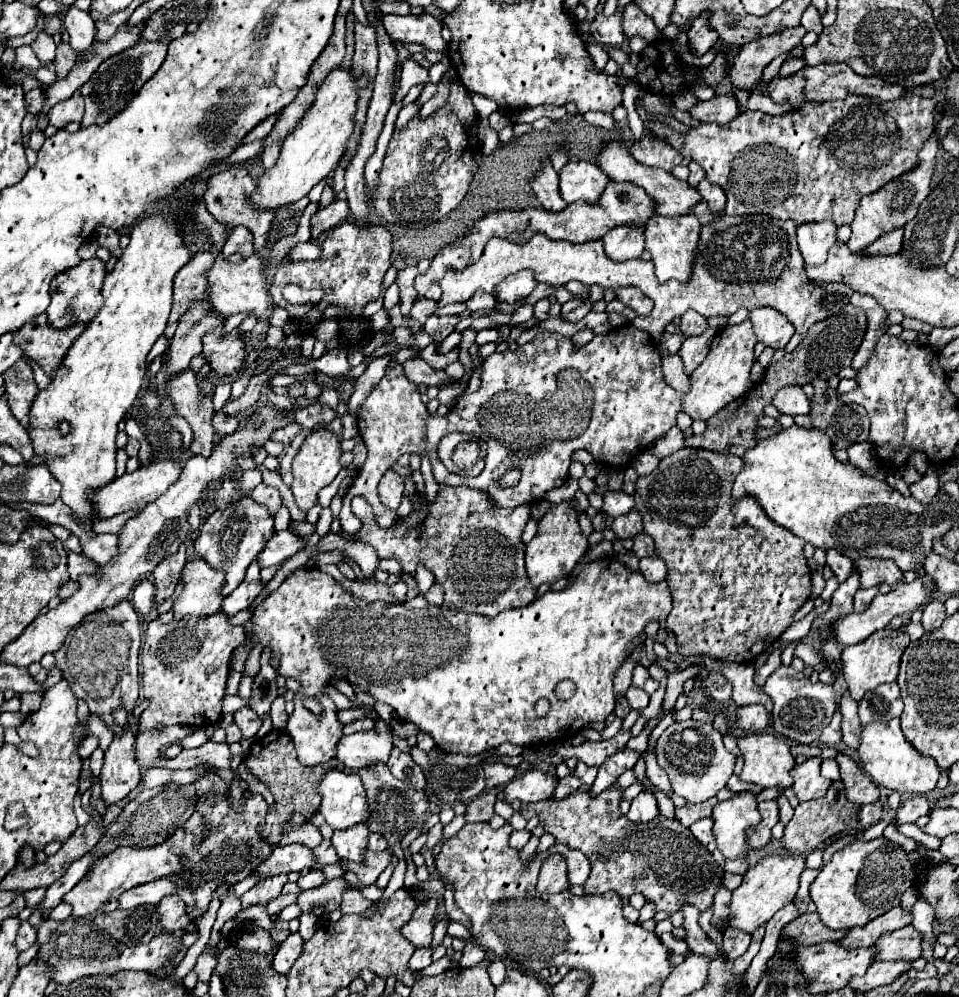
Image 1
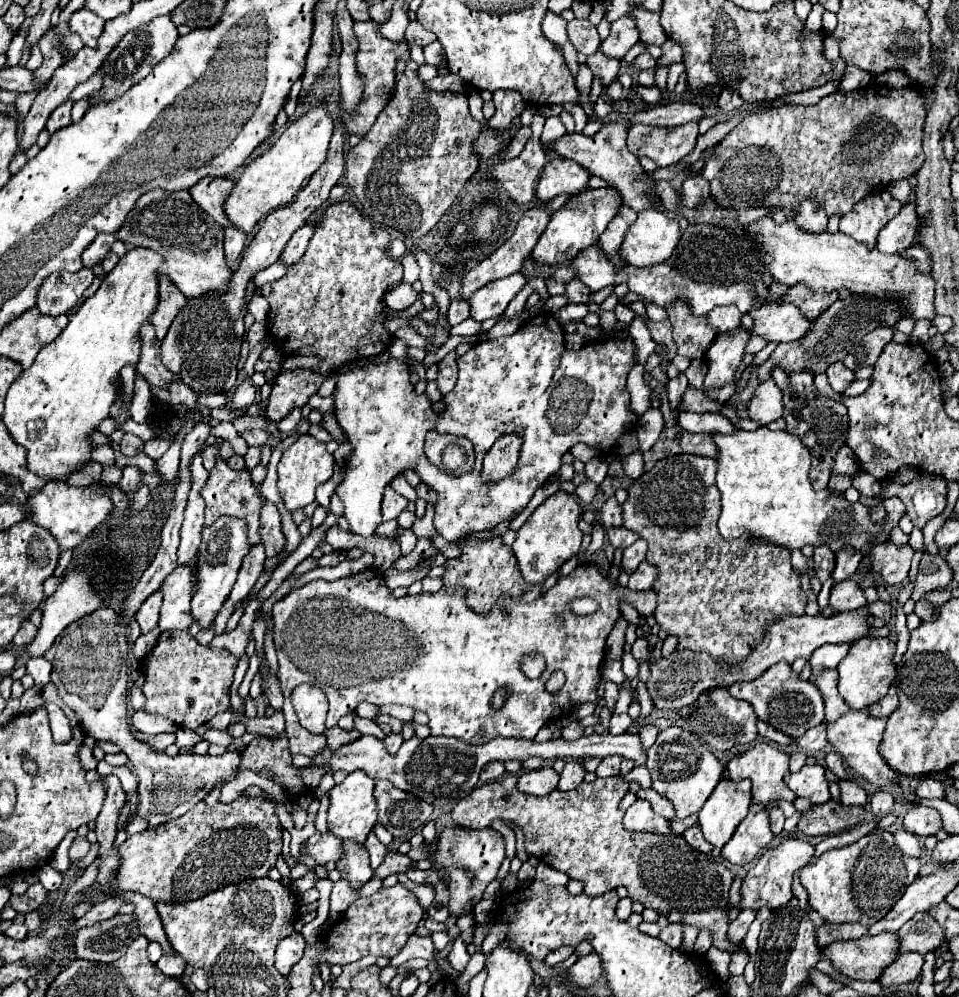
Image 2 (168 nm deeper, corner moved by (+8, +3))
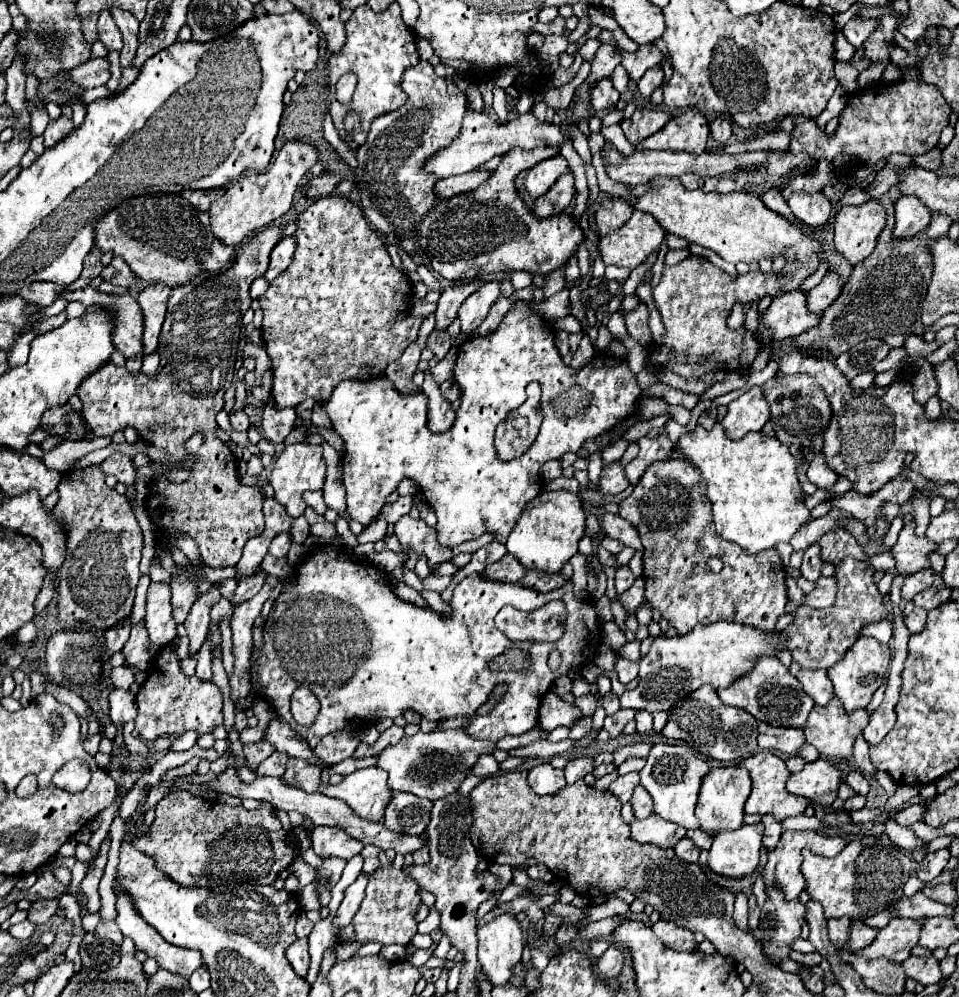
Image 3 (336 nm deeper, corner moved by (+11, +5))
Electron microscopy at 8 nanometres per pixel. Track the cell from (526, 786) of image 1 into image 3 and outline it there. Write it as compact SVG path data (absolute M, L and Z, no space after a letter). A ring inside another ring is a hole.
M539 763L529 771L529 785L537 795L555 795L567 783L561 769L551 767L551 763Z

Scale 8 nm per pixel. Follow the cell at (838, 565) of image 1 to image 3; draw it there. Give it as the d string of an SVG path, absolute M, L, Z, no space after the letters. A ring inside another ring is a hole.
M815 543L815 545L811 545L807 551L805 551L805 555L803 555L803 565L801 565L801 575L807 579L807 581L811 581L811 583L815 583L819 577L821 577L821 563L823 563L823 559L821 559L821 549L819 549L819 545Z

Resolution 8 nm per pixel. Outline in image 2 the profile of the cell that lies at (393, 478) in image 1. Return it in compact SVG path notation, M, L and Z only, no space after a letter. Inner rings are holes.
M388 485L384 489L384 499L382 499L382 519L384 521L390 521L390 519L396 519L400 515L400 511L404 511L408 505L408 499L398 495L392 485Z

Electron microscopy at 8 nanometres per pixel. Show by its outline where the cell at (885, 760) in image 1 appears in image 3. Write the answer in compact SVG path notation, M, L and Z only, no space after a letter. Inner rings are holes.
M833 697L829 705L815 705L813 713L809 713L809 721L803 729L805 739L813 745L823 757L845 759L853 755L855 737L869 723L869 713L865 709L857 709L847 713Z

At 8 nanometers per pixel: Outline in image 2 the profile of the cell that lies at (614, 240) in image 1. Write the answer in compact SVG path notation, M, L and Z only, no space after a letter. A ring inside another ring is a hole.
M622 205L618 215L610 221L608 229L600 235L600 241L598 241L606 255L614 255L620 251L620 243L624 241L624 235L634 221L636 221L636 213L632 215L632 209L628 205Z

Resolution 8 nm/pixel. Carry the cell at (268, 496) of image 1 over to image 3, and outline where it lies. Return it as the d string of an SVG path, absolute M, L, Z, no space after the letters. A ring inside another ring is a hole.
M279 533L279 535L271 541L271 545L269 545L269 553L271 553L273 557L285 557L287 551L289 551L289 545L291 545L289 533Z

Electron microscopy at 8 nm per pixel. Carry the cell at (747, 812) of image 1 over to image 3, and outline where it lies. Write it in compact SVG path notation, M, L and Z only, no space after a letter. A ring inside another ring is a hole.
M719 767L719 769L711 769L705 779L701 781L701 789L699 789L699 801L697 801L697 809L695 815L701 823L701 829L707 831L733 831L737 827L743 825L743 805L747 801L751 793L751 777L747 769L739 769L739 767Z

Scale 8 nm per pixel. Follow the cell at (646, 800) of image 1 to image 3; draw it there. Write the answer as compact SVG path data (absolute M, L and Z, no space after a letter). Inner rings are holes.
M649 815L647 819L635 819L631 823L631 837L637 843L649 843L661 849L673 849L673 845L677 845L677 841L685 837L685 829L657 815Z

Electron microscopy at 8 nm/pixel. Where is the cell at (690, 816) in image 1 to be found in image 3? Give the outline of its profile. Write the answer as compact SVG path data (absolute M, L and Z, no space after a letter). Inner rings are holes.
M641 785L635 787L633 797L631 797L631 805L633 805L633 813L637 819L645 819L653 813L653 801L649 797L649 793L645 793L645 789Z

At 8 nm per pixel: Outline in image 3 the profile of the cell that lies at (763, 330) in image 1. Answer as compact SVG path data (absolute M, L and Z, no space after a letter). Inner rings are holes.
M789 291L779 295L769 305L767 313L759 319L763 325L773 329L773 341L797 337L803 331L817 327L823 313L811 313L807 309L805 291Z

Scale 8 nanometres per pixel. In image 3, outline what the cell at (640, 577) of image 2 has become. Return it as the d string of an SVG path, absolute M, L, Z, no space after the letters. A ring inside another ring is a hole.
M639 577L639 579L635 579L633 587L629 587L623 595L619 595L619 603L627 613L635 613L641 605L645 605L643 589L645 589L645 581L643 581L643 577Z

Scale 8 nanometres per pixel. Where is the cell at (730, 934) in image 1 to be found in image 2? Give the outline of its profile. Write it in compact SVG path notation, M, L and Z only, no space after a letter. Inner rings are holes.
M752 909L740 911L740 915L728 925L728 939L732 943L740 945L744 941L744 937L746 937L746 931L748 931L750 923L754 921L754 917L756 917L756 911L752 911Z

